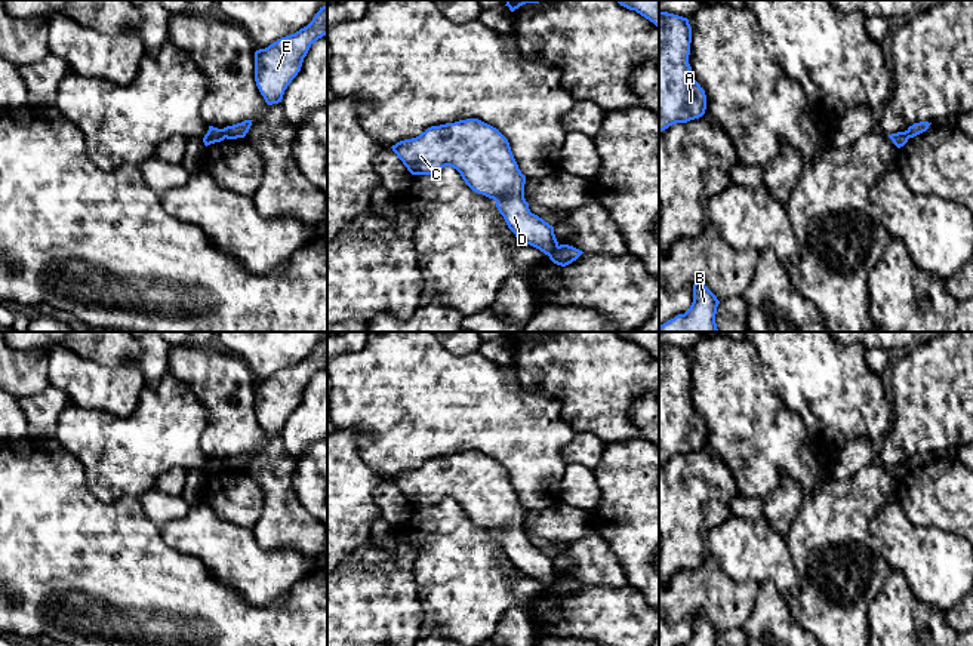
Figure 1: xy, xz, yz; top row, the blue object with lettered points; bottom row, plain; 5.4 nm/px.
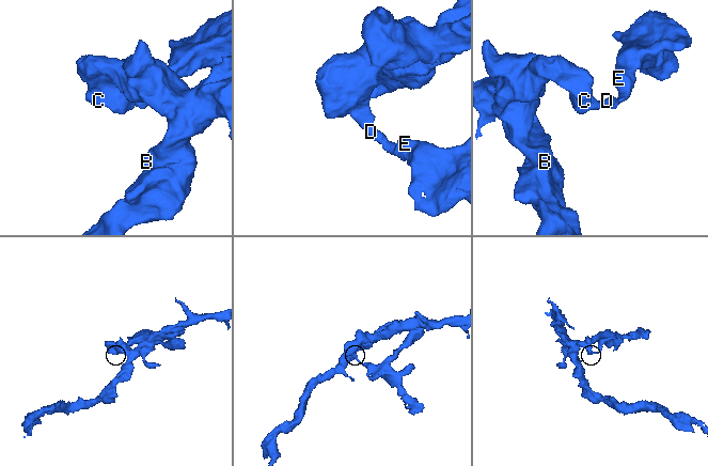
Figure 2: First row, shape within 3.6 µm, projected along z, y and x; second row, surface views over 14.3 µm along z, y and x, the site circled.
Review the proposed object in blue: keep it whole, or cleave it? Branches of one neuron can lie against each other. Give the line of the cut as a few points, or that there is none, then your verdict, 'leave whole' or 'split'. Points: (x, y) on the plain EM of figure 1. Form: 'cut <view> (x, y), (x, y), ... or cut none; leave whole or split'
cut xz (559, 578), (548, 587); split

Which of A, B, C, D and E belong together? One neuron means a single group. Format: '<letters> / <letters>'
A B C D / E

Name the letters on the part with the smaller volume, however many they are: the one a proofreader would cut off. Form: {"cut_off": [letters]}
{"cut_off": ["E"]}

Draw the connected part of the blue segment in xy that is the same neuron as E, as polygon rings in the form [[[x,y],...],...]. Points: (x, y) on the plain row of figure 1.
[[[327,336],[320,339],[307,359],[255,384],[255,413],[268,437],[281,434],[311,376],[326,366]]]

